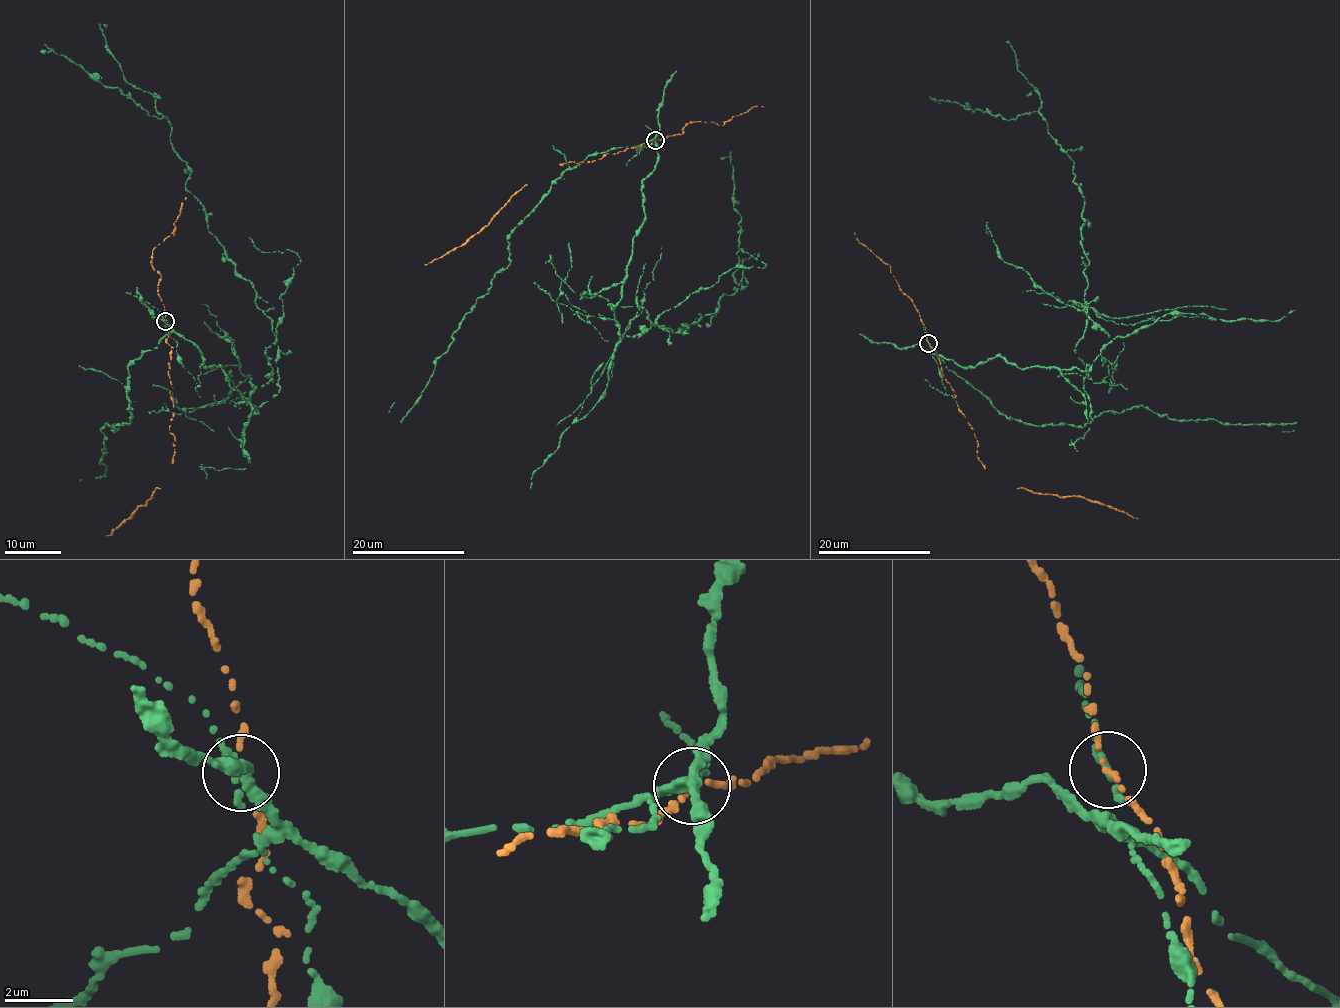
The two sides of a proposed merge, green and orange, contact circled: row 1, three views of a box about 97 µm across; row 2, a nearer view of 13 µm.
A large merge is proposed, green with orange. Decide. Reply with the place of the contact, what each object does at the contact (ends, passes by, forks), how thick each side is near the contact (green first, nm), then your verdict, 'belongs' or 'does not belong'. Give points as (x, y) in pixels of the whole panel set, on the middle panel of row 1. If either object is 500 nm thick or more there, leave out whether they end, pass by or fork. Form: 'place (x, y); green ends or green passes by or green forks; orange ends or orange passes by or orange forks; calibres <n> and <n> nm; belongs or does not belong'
place (655, 140); green passes by; orange passes by; calibres 200 and 130 nm; does not belong

